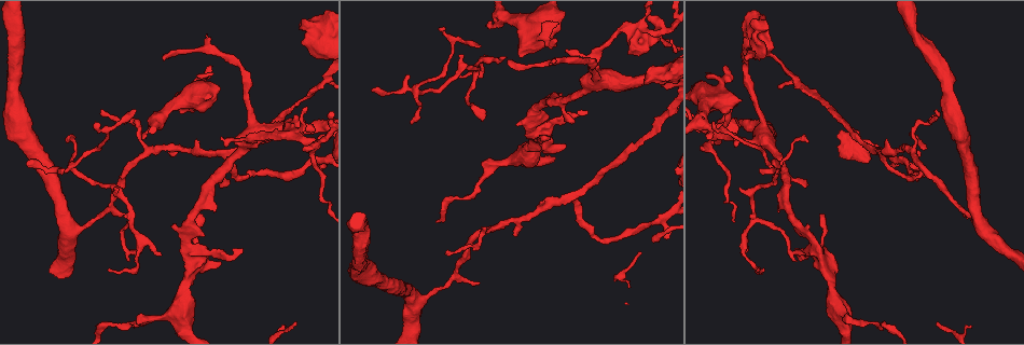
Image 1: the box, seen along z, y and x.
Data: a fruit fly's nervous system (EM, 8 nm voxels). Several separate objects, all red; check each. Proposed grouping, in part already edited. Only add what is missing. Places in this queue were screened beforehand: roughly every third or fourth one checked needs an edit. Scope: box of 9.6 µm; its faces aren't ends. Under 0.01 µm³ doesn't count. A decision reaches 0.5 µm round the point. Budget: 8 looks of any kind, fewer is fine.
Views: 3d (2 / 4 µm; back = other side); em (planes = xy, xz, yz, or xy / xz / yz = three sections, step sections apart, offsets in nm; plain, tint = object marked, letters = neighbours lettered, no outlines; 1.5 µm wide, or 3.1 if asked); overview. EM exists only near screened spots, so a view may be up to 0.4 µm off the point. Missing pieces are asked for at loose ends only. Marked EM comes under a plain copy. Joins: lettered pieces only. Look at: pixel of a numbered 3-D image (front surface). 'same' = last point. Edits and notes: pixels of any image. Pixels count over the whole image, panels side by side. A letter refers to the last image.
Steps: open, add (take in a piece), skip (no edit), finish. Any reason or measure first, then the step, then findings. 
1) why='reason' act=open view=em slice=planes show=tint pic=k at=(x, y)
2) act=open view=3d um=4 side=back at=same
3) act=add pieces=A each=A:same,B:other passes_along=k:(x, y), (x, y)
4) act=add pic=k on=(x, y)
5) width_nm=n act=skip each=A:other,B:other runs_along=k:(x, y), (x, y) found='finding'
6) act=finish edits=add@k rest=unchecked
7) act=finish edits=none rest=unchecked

why='an open end' act=open view=em slice=xy step=8 show=letters pic=1 at=(324, 166)

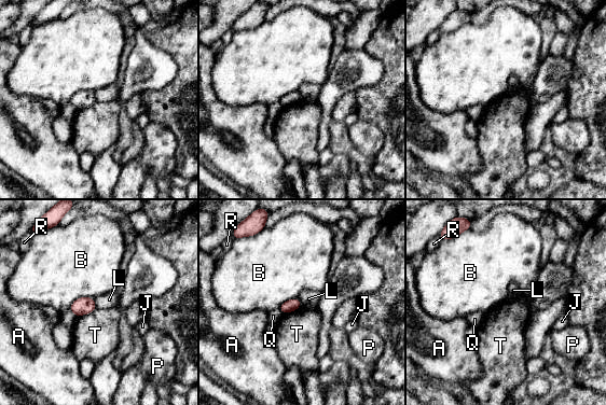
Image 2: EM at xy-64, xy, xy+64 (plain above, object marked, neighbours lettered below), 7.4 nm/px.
act=open view=em slice=planes show=letters at=same

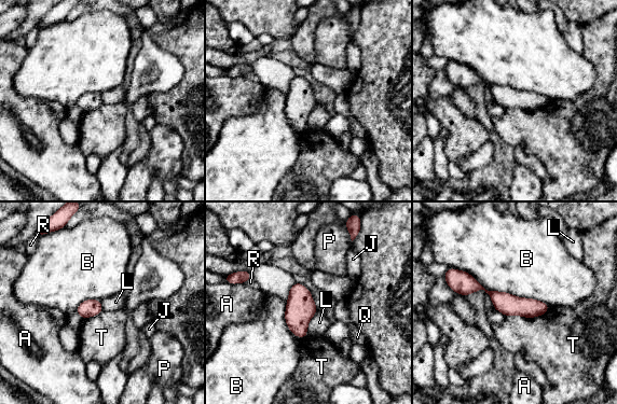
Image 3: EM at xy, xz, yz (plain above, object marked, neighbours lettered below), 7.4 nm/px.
act=skip each=A:other,B:other,J:other,L:other,P:other,Q:other,R:other,T:other border=3:(549, 307), (533, 317), (506, 316) found='none of them fits'

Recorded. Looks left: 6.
why='branch stops here' act=open view=em slice=planes show=letters pic=1 at=(744, 55)

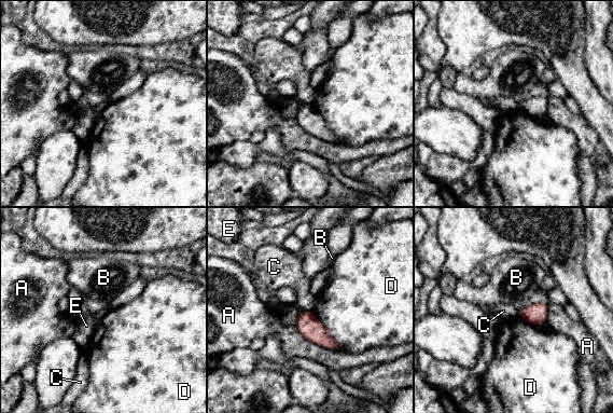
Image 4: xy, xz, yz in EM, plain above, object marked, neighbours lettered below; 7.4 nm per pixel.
longest_contact=D:360nm act=skip each=A:other,B:other,C:other,D:other,E:other border=4:(305, 311), (310, 312) found='none of them fits'

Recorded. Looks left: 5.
why='free end' act=open view=3d um=4 side=back pic=1 at=(740, 252)

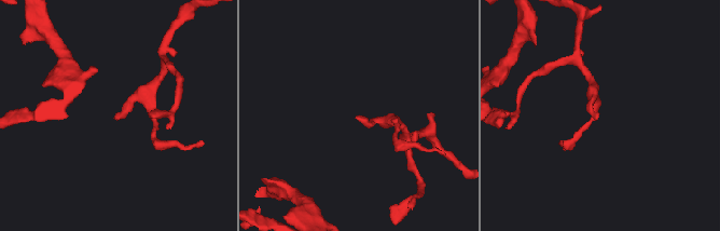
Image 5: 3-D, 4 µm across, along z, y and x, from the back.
act=open view=em slice=planes show=letters pic=5 at=(598, 116)

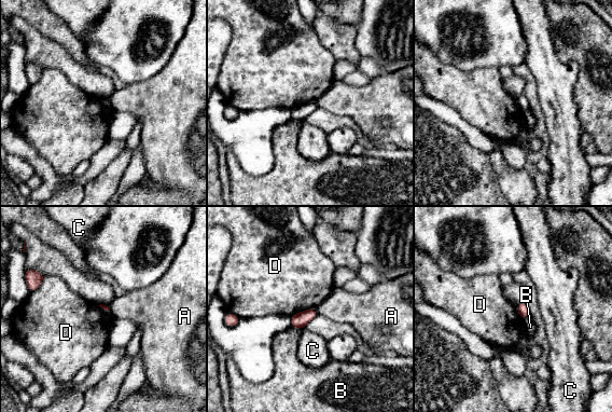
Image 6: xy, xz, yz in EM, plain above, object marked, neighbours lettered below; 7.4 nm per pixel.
longest_contact=D:200nm act=skip each=A:other,B:other,C:other,D:other border=6:(315, 307), (303, 310), (291, 316) found='no lettered piece goes on from it'

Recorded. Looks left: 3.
act=finish edits=none rest=unchecked

